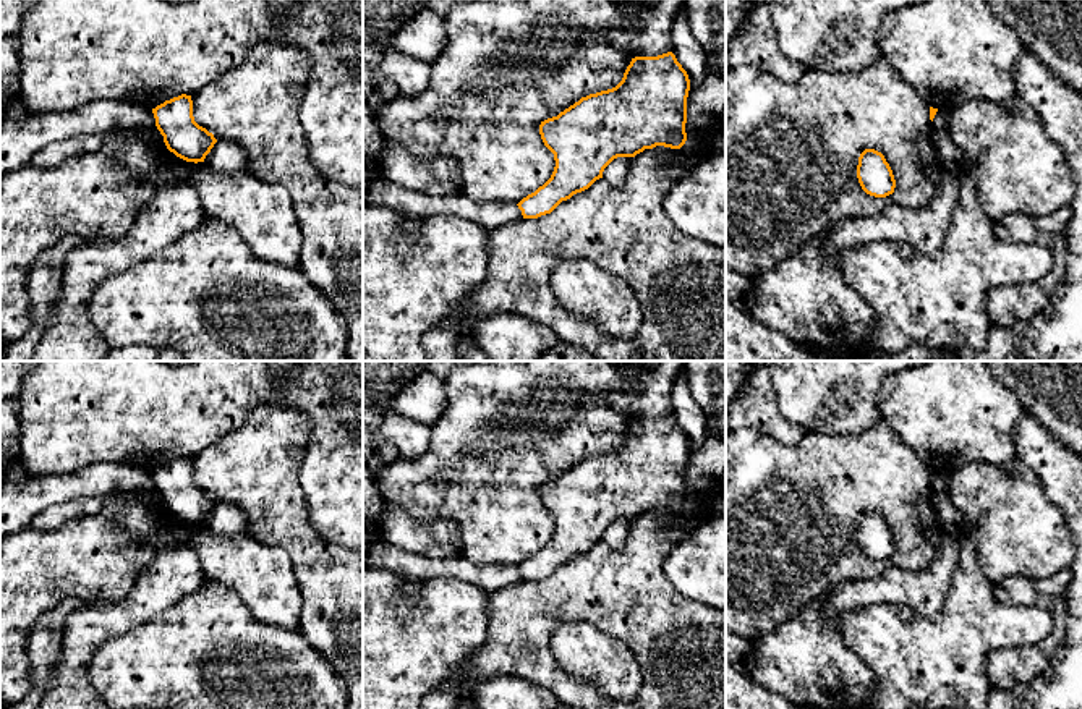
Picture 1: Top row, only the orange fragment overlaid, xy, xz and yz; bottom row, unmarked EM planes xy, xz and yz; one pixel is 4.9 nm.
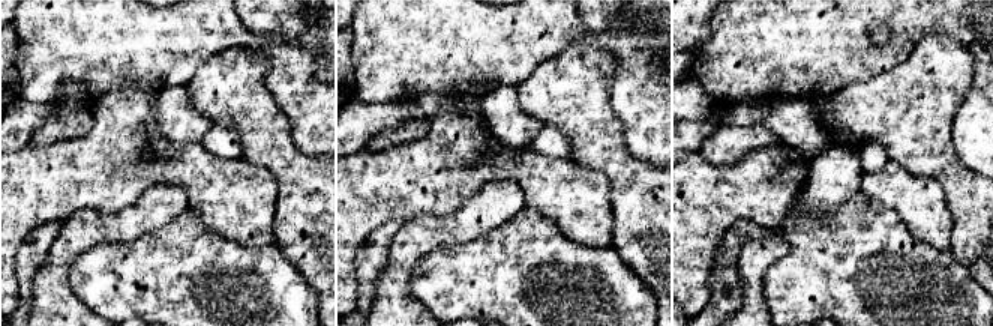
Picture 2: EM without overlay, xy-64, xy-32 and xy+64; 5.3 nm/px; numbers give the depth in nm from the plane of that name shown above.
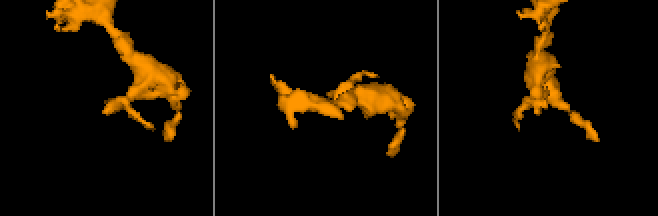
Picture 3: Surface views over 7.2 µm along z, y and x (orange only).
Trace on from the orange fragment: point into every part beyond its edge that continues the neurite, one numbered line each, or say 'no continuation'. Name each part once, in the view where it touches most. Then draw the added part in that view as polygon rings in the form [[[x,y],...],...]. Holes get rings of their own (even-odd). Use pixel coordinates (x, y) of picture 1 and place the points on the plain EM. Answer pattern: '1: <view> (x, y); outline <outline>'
no continuation

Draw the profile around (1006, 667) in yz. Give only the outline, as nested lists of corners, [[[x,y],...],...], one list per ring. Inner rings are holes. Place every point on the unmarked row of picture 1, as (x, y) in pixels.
[[[1016,575],[1006,576],[993,586],[996,599],[1004,605],[1045,607],[1054,626],[1037,644],[1025,647],[996,647],[986,656],[986,677],[991,688],[1014,688],[1030,683],[1048,669],[1053,651],[1066,633],[1066,601],[1063,594],[1045,596],[1035,588],[1035,580]]]

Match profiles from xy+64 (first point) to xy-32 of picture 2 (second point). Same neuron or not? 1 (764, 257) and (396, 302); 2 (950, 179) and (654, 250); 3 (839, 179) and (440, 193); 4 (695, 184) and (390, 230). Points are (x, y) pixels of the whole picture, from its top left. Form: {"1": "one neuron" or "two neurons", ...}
{"1": "one neuron", "2": "one neuron", "3": "two neurons", "4": "two neurons"}

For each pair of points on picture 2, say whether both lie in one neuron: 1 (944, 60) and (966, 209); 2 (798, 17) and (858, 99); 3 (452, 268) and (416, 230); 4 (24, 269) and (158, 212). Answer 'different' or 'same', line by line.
1: same
2: different
3: different
4: different

